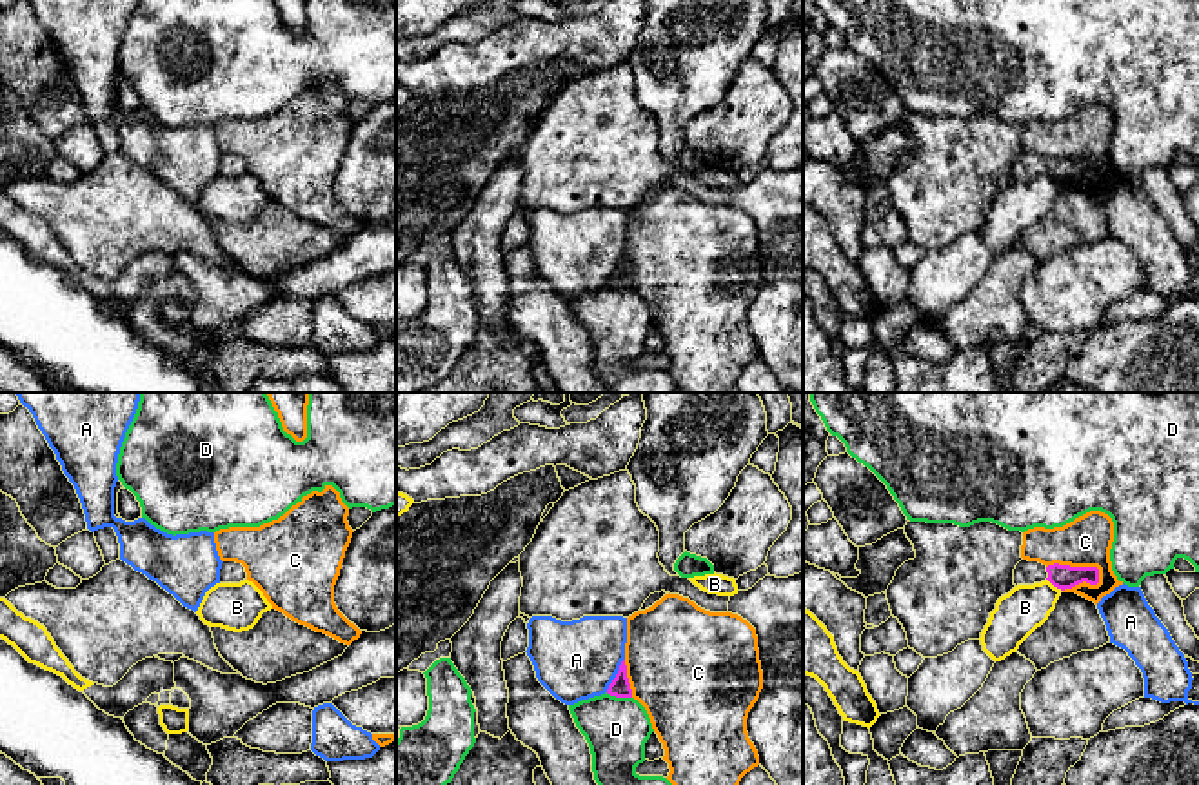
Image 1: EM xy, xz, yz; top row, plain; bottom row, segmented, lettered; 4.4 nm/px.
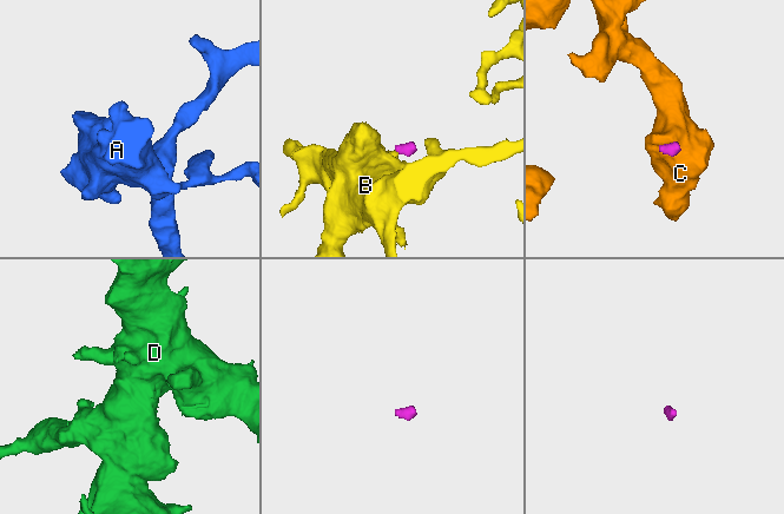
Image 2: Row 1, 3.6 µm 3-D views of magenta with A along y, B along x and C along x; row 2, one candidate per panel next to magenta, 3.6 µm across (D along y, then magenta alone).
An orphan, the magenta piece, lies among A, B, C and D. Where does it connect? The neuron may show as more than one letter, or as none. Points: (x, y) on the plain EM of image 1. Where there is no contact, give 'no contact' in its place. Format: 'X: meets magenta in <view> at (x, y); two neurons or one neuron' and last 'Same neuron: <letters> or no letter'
A: meets magenta in xz at (616, 268); two neurons
B: meets magenta in yz at (1054, 178); two neurons
C: meets magenta in yz at (1080, 160); two neurons
D: meets magenta in xz at (618, 289); two neurons
Same neuron: no letter

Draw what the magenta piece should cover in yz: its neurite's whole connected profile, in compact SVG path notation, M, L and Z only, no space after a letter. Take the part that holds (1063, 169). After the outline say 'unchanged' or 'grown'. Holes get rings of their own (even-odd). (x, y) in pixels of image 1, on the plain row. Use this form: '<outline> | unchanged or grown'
M1021 153L1014 162L1014 178L1034 178L1048 173L1054 180L1065 184L1083 174L1099 176L1097 160L1043 158L1039 154Z | grown

